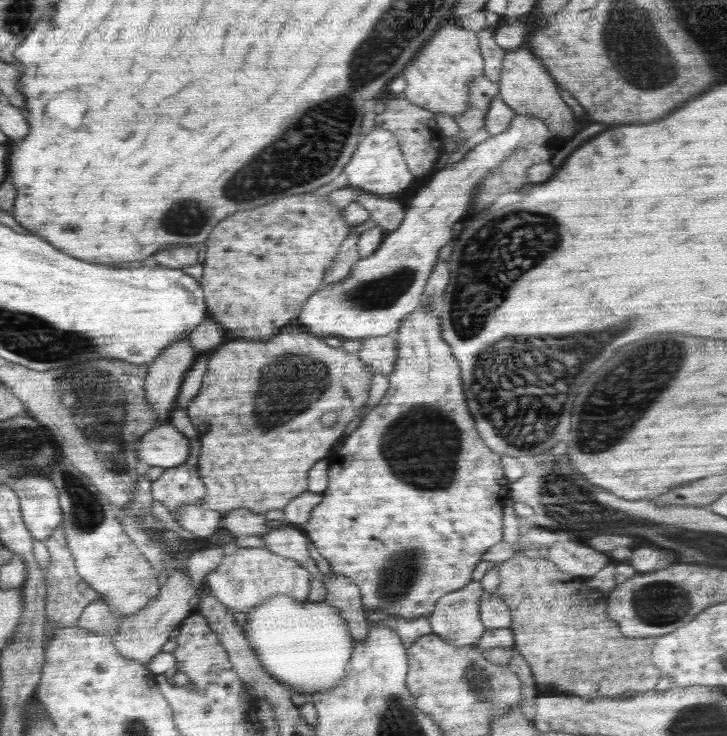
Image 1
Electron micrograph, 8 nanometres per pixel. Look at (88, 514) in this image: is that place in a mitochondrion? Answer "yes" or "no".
yes

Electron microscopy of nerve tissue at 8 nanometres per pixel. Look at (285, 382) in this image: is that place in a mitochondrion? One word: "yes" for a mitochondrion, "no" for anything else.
yes

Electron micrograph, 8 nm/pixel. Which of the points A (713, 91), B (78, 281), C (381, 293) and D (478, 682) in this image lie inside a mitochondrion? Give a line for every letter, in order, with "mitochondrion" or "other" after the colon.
A: other
B: other
C: mitochondrion
D: mitochondrion

